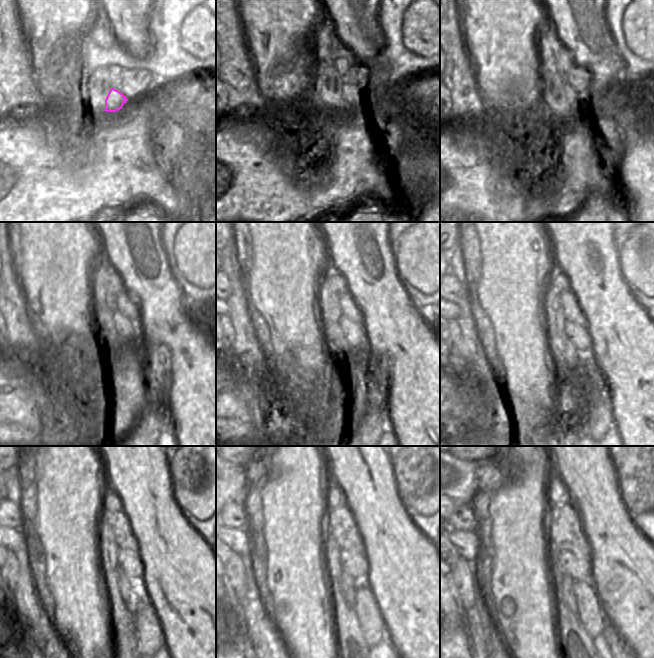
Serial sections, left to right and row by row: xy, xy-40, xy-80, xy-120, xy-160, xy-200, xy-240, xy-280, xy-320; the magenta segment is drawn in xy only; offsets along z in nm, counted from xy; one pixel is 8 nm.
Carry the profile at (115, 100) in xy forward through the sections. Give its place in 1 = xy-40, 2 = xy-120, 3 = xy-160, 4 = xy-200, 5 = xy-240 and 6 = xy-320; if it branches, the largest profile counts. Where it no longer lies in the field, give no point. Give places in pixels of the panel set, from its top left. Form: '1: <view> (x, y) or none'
1: xy-40 (351, 96)
2: xy-120 (127, 329)
3: xy-160 (354, 334)
4: xy-200 (578, 334)
5: xy-240 (128, 560)
6: xy-320 (578, 569)

